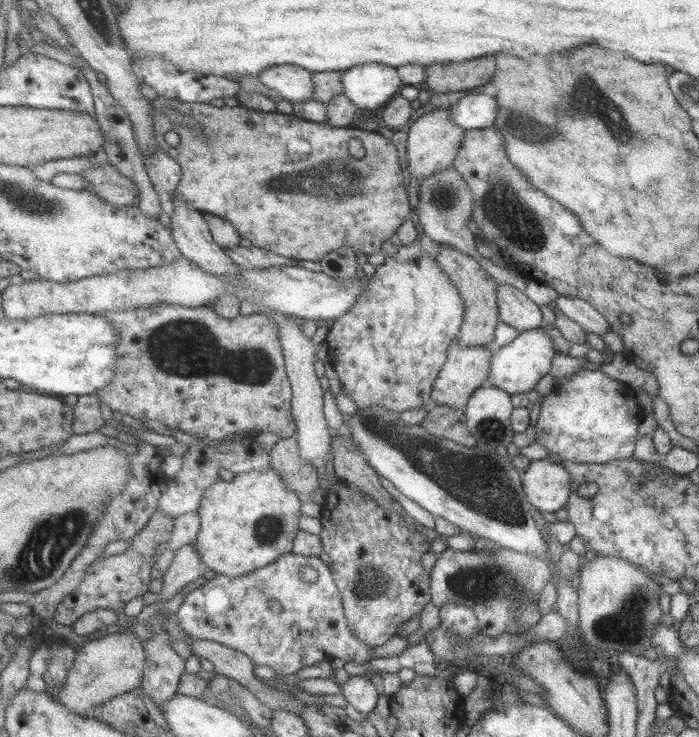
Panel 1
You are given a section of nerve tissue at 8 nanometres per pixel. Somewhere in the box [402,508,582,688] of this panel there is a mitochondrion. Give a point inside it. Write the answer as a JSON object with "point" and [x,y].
{"point":[484,584]}

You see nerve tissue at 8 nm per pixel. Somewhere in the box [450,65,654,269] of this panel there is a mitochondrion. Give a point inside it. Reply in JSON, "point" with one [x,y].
{"point":[519,227]}

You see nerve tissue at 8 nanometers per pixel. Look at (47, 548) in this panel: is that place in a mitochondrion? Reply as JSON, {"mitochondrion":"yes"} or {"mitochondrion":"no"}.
{"mitochondrion":"yes"}

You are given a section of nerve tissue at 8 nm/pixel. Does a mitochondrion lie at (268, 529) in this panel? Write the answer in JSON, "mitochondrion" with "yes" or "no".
{"mitochondrion":"yes"}

